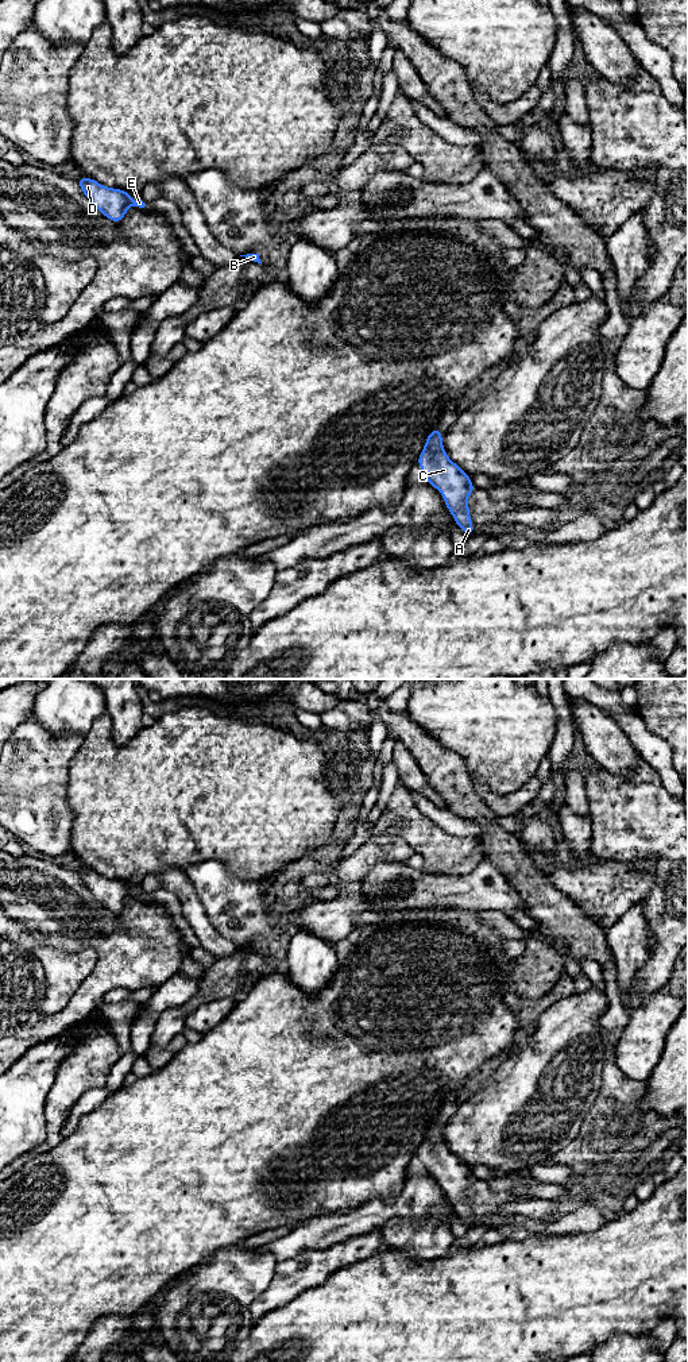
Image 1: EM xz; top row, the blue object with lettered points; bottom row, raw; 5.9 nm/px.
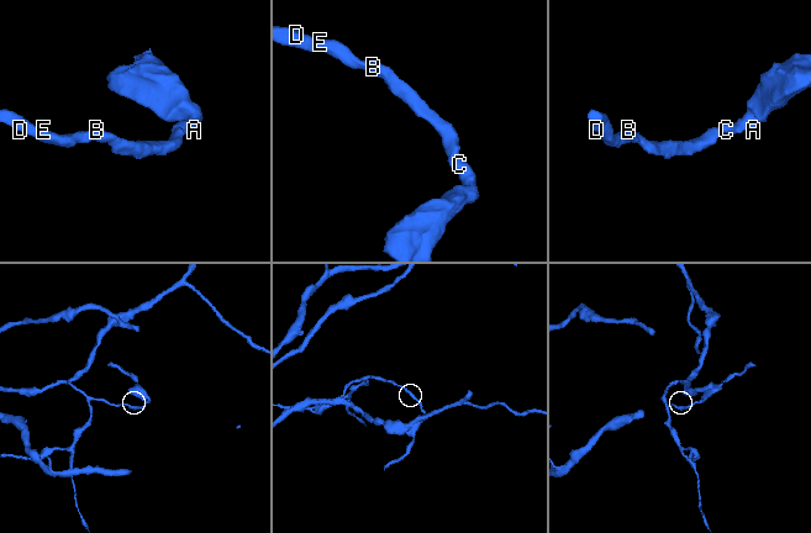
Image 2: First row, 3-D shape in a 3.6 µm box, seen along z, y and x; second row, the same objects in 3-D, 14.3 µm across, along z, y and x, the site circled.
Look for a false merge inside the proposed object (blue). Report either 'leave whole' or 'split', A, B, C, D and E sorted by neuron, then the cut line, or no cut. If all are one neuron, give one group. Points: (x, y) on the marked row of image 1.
leave whole; groups A B C D E; cut none

